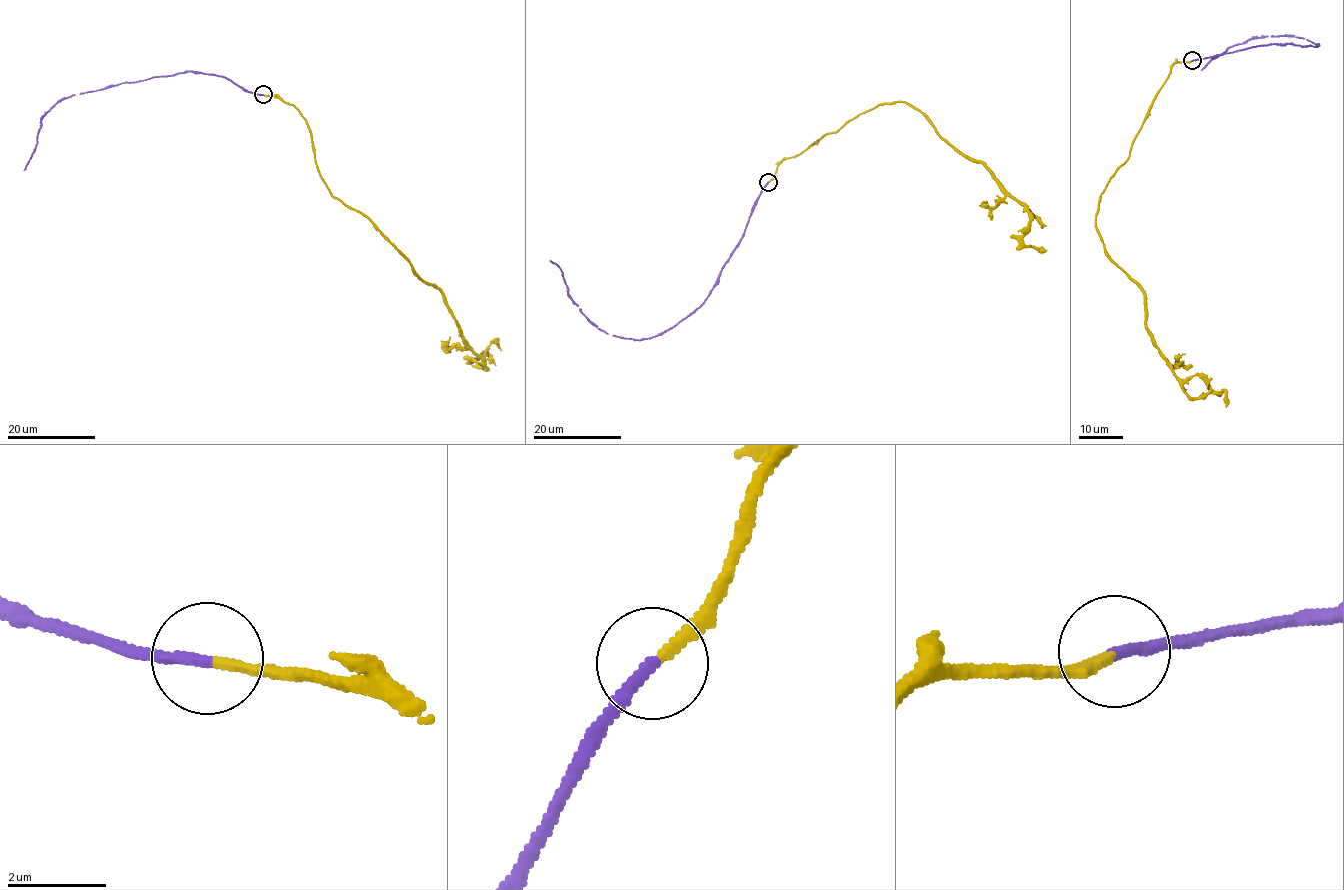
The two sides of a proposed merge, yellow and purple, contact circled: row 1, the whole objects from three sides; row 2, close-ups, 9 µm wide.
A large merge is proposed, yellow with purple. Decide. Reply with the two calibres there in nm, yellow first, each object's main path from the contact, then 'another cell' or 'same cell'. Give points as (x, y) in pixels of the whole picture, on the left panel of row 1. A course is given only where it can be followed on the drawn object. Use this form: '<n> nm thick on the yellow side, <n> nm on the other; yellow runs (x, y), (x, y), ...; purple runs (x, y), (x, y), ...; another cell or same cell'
190 nm thick on the yellow side, 240 nm on the other; yellow runs (264, 94), (300, 114), (327, 190), (366, 216), (439, 290), (484, 369), (474, 362), (485, 353), (495, 365); purple runs (262, 94), (248, 91), (223, 76), (190, 70), (58, 100), (43, 116), (36, 148), (24, 170); same cell

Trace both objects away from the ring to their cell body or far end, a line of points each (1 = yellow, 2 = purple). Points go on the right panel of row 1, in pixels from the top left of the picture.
1: (1192, 60), (1171, 68), (1095, 218), (1106, 254), (1143, 292), (1146, 326), (1182, 389), (1223, 391), (1226, 406)
2: (1192, 60), (1270, 44), (1320, 45), (1285, 34), (1256, 37), (1228, 47), (1200, 70)

